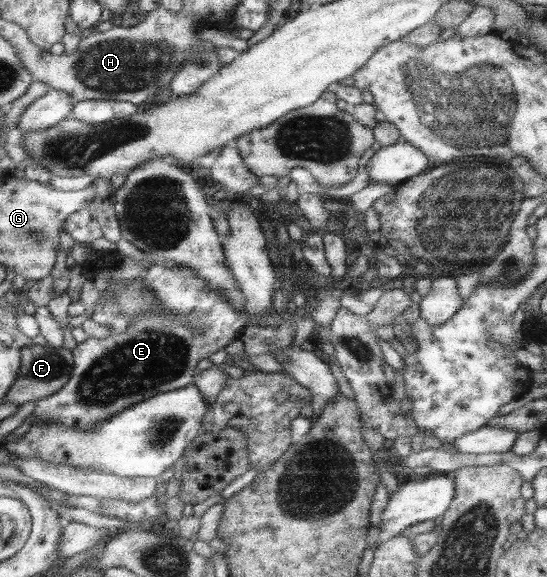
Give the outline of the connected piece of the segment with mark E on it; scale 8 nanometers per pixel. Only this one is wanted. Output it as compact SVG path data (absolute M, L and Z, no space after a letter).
M157 259L149 265L144 265L141 277L144 286L156 298L156 304L168 310L168 315L162 317L144 315L132 323L128 322L124 332L116 333L104 328L106 337L102 337L102 340L86 337L81 343L70 344L73 366L68 379L56 393L34 401L32 425L44 423L65 429L91 429L109 419L111 415L121 413L154 394L191 385L196 373L196 363L232 343L237 339L241 329L250 324L250 318L246 314L236 312L234 306L228 304L226 298L220 296L218 292L210 290L206 282L202 282L202 278L198 279L194 272L172 260Z

